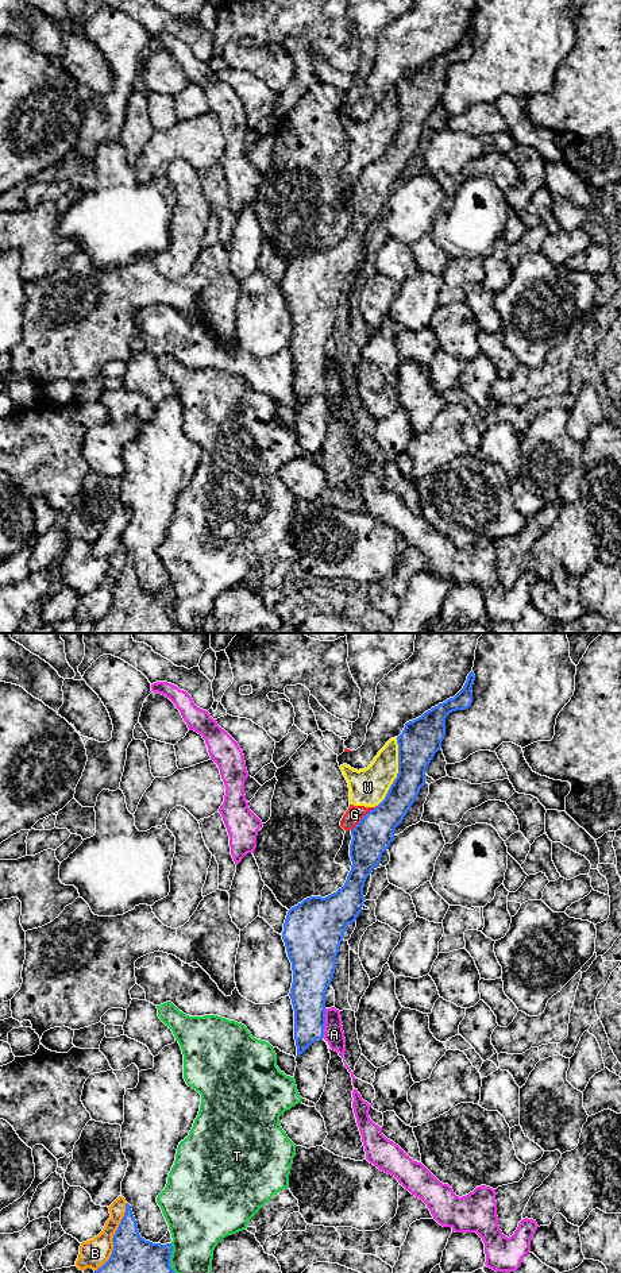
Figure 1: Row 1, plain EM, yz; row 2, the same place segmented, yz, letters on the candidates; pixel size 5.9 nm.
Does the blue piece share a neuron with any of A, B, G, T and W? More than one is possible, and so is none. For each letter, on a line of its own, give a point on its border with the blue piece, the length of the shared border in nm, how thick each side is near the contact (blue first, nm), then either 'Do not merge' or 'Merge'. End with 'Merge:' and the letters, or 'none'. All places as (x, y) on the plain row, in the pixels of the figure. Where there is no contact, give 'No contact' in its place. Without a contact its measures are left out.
A: Touches blue at yz (324, 375). Shared border 180 nm. Thickness 200 nm (blue) against 120 nm. Do not merge
B: Touches blue at yz (112, 590). Shared border 460 nm. Thickness 380 nm (blue) against 170 nm. Do not merge
G: Touches blue at yz (363, 169). Shared border 220 nm. Thickness 220 nm (blue) against 100 nm. Do not merge
T: Touches blue at yz (169, 616). Shared border 240 nm. Thickness 420 nm (blue) against 300 nm. Do not merge
W: Touches blue at yz (398, 124). Shared border 440 nm. Thickness 240 nm (blue) against 220 nm. Do not merge
Merge: none

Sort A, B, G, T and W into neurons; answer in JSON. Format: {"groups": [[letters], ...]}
{"groups": [["A"], ["B"], ["G", "W"], ["T"]]}

